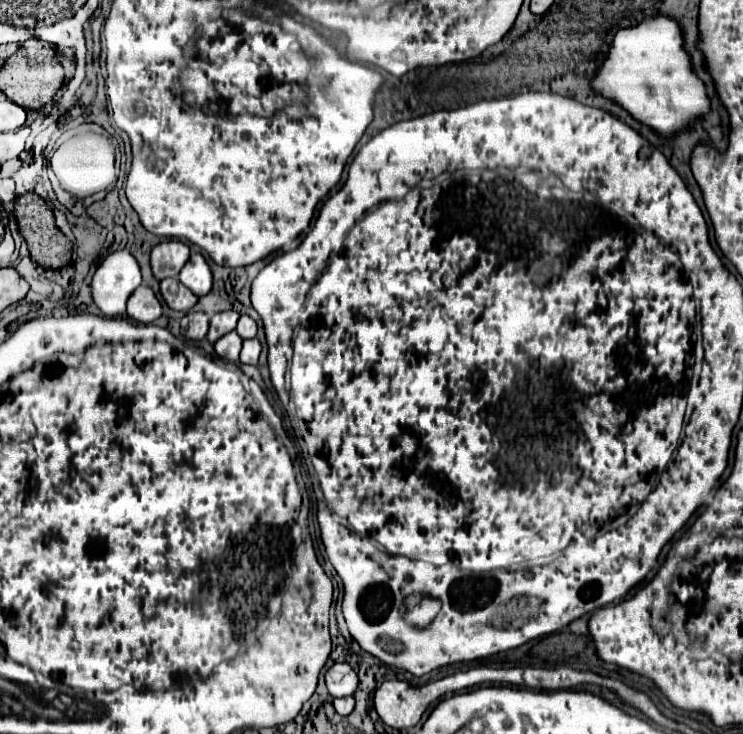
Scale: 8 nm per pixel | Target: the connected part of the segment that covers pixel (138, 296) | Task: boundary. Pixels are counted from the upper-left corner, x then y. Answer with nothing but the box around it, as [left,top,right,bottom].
[128,285,162,323]

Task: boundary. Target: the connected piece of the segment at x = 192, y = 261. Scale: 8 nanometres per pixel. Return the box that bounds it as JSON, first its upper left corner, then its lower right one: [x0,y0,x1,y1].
[178,253,212,297]

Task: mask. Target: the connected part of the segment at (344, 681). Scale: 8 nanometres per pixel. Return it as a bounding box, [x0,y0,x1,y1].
[326,663,358,697]

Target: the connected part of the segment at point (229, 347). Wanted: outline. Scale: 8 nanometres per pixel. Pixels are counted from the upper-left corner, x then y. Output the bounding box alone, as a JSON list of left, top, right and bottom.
[214,331,242,363]

